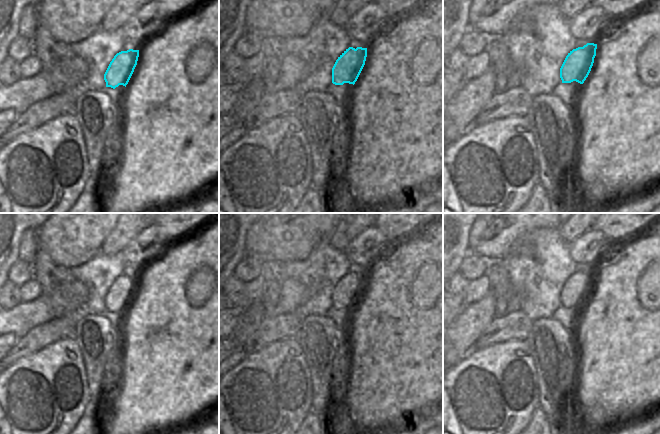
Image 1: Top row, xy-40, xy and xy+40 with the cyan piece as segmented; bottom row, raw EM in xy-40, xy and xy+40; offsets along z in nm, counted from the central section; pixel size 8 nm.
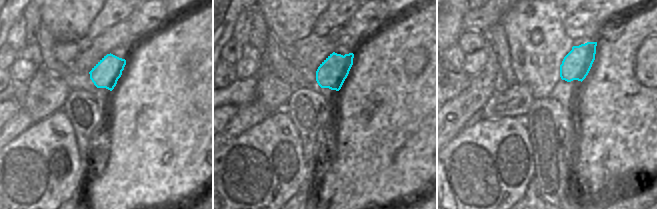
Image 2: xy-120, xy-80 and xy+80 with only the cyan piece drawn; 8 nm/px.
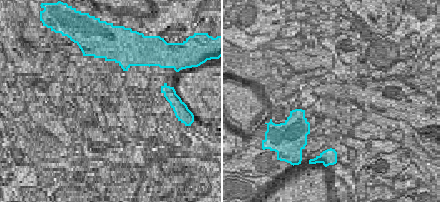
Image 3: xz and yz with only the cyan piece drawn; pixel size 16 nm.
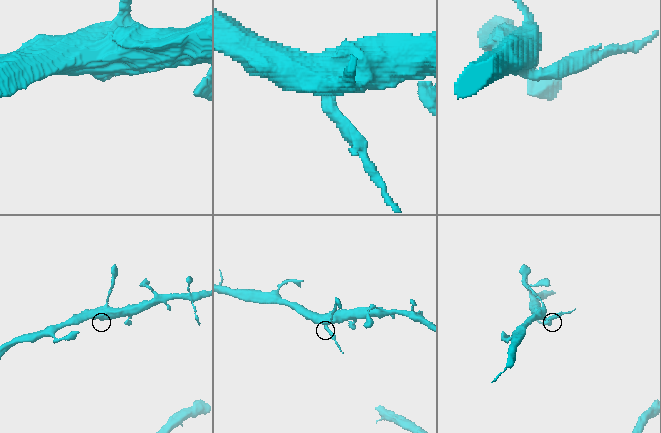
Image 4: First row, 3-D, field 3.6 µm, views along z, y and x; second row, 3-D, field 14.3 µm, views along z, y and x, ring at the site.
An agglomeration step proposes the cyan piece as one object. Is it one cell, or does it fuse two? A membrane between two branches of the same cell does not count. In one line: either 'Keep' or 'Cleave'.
Cleave

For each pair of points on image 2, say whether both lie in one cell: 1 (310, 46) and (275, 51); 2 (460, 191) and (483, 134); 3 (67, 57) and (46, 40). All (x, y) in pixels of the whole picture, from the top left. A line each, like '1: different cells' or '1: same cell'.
1: different cells
2: same cell
3: different cells

